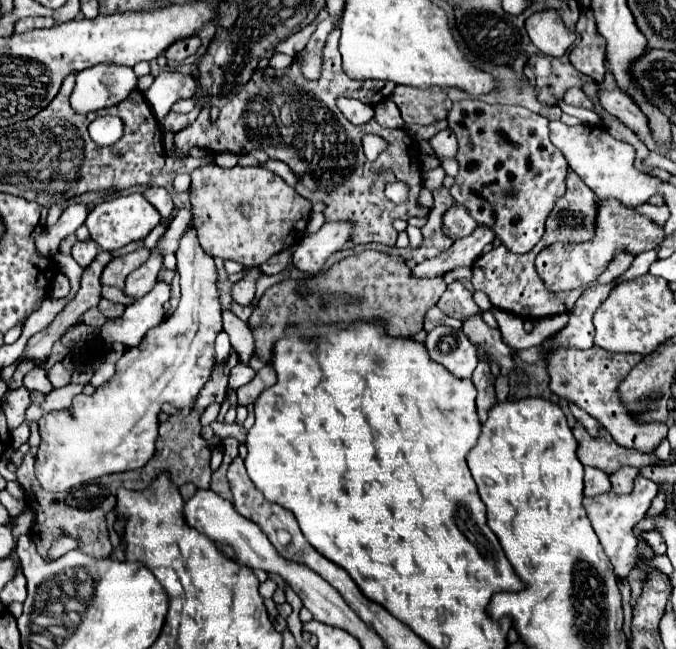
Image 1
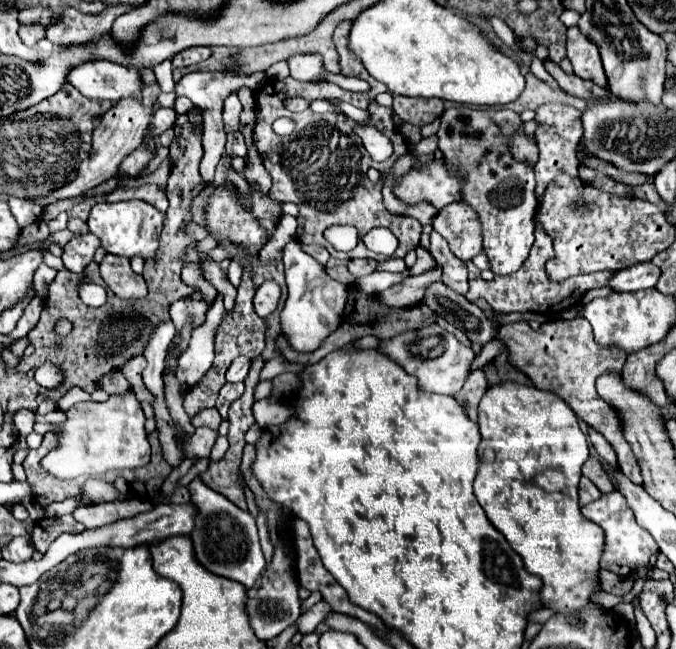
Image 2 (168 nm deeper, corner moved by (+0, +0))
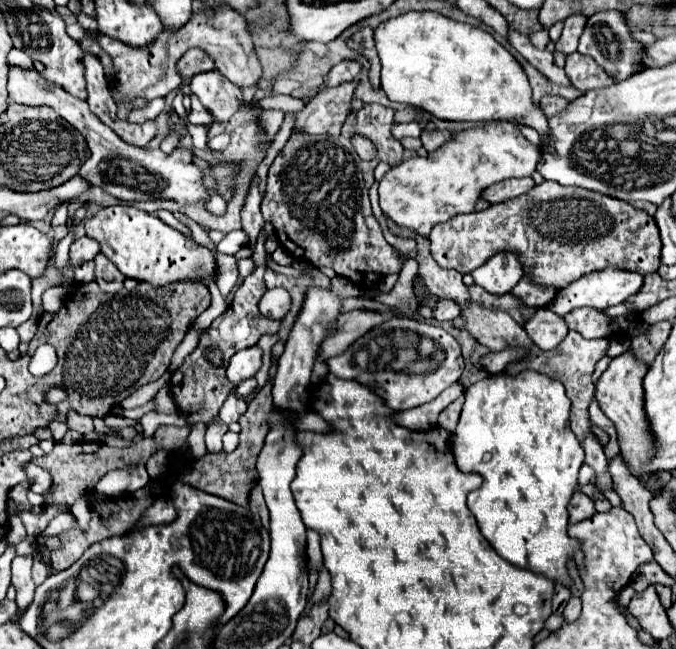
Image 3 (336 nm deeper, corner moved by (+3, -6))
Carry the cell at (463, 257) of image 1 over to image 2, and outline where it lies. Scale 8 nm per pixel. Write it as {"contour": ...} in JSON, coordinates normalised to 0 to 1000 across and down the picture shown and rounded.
{"contour":[[[642,411],[642,414],[633,414],[621,424],[601,427],[595,436],[580,439],[568,451],[562,451],[559,461],[577,473],[592,473],[592,476],[607,473],[607,470],[615,470],[627,458],[627,448],[636,436],[651,433],[651,430],[654,430],[654,414]]]}

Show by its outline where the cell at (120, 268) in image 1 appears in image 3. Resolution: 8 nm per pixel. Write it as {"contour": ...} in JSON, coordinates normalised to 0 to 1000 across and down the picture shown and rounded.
{"contour":[[[146,390],[141,396],[141,433],[146,436],[146,442],[158,451],[173,451],[176,445],[182,445],[182,421],[152,393]]]}

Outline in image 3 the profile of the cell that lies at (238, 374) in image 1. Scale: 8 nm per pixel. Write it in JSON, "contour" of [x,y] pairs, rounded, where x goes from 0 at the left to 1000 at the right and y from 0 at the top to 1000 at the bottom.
{"contour":[[[374,532],[374,535],[365,535],[365,538],[351,541],[342,550],[342,556],[339,556],[336,581],[348,593],[357,590],[365,581],[374,581],[383,572],[383,565],[386,565],[386,550],[389,550],[389,541],[386,541],[383,532]]]}

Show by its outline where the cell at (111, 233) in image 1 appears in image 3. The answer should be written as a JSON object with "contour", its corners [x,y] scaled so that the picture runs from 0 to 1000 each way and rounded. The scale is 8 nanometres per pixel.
{"contour":[[[170,316],[146,322],[135,337],[126,341],[129,365],[149,374],[149,387],[170,405],[170,411],[191,430],[241,442],[265,433],[318,433],[321,402],[312,384],[274,365],[268,356],[244,347],[229,331],[206,325],[194,316]]]}

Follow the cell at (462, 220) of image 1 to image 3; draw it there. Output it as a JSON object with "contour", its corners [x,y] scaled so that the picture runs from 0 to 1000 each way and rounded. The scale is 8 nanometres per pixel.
{"contour":[[[809,279],[788,288],[777,300],[726,316],[717,325],[676,331],[661,344],[643,347],[641,356],[635,359],[635,371],[638,371],[638,393],[649,405],[649,411],[673,414],[682,424],[703,418],[738,387],[741,390],[759,387],[768,396],[777,424],[783,424],[788,436],[818,442],[821,448],[839,442],[842,436],[854,433],[857,427],[874,418],[886,418],[895,411],[916,411],[948,424],[969,421],[975,414],[975,353],[969,350],[969,337],[963,331],[916,307],[901,307],[895,300],[862,294],[857,288],[845,291],[827,288],[827,282]]]}

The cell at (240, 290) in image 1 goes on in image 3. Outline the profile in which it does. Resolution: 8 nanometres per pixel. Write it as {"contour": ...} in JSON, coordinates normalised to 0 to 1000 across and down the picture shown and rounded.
{"contour":[[[398,445],[389,455],[389,461],[383,467],[383,476],[398,492],[416,495],[428,482],[428,476],[430,476],[430,455],[422,445]]]}

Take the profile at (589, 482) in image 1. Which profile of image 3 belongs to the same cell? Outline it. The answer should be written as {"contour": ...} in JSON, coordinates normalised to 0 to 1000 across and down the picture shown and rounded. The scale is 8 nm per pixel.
{"contour":[[[851,760],[839,778],[839,787],[842,787],[842,806],[857,806],[857,803],[880,794],[877,772],[865,760]]]}

